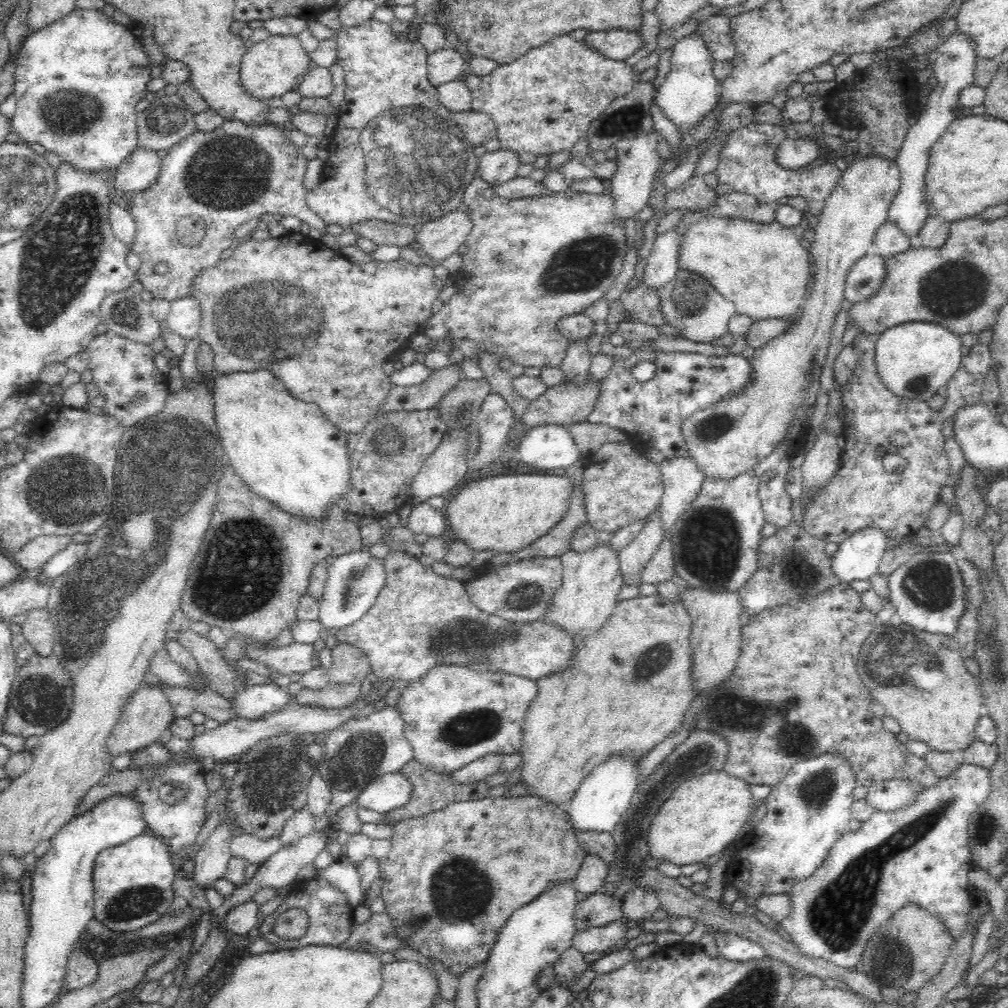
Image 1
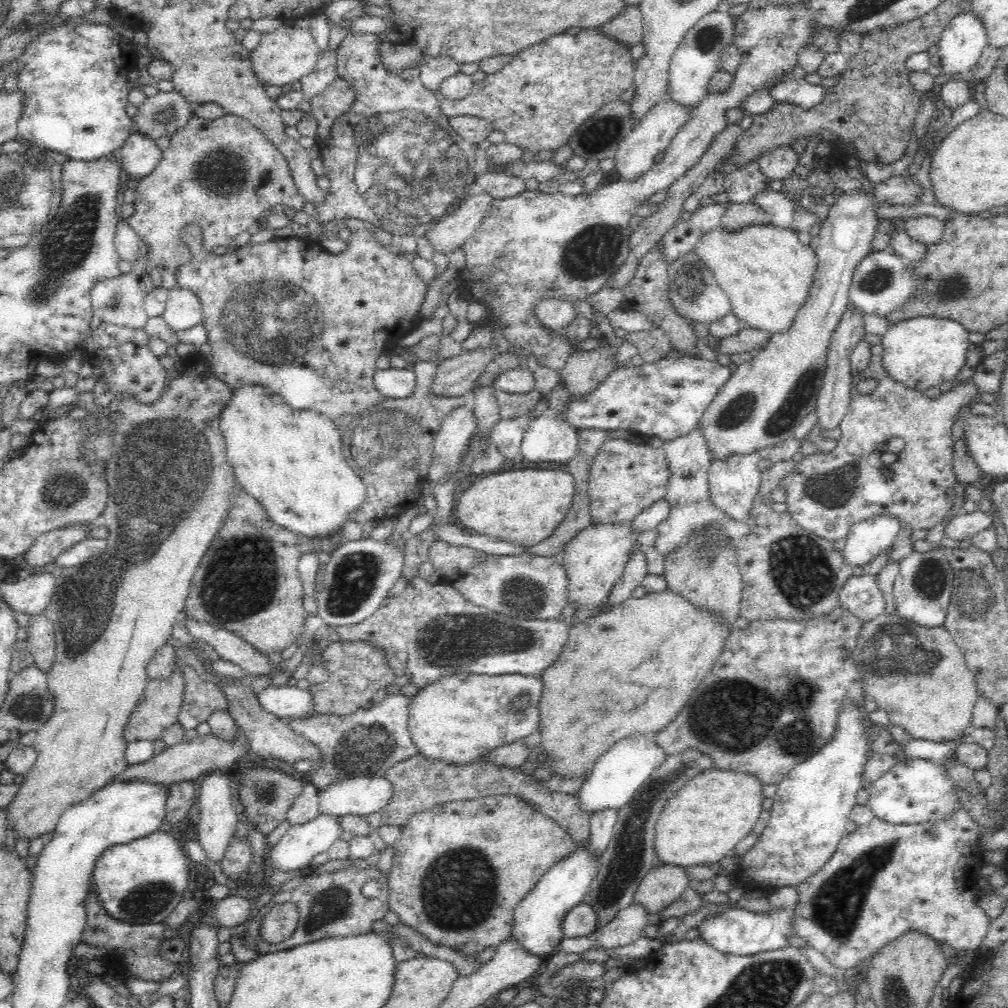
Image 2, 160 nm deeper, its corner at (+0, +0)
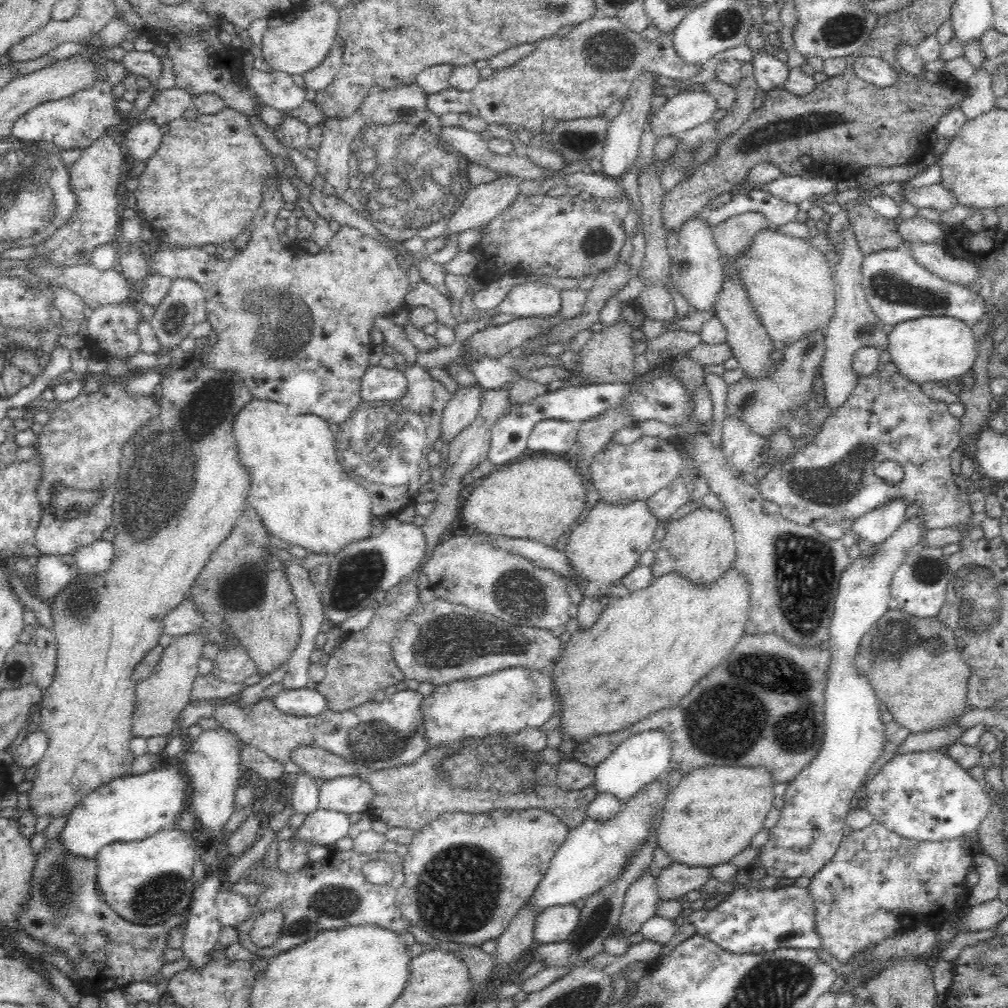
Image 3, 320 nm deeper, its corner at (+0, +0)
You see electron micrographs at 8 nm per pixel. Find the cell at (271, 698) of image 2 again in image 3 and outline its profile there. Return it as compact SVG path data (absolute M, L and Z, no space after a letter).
M299 688L284 689L273 699L276 708L282 712L296 716L316 716L328 709L327 698L316 689Z

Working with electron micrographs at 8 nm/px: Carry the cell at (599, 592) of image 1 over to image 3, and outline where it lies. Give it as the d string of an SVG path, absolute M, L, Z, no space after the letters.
M647 499L630 500L624 504L608 504L598 500L585 516L585 520L568 536L565 554L581 580L595 580L600 584L618 583L636 565L643 553L656 546L654 533L660 525L650 510Z

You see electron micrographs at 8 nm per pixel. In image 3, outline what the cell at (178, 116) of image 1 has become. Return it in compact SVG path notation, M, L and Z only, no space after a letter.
M177 86L169 89L162 89L161 93L155 96L155 99L146 109L146 118L154 124L166 124L174 118L182 117L182 112L191 107L191 94L188 94L183 88Z

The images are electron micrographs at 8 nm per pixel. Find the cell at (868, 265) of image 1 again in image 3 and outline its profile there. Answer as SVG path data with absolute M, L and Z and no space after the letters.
M903 248L878 250L862 261L862 287L874 315L883 325L896 325L922 316L948 316L962 320L974 330L988 324L988 307L978 292L946 282L928 272Z

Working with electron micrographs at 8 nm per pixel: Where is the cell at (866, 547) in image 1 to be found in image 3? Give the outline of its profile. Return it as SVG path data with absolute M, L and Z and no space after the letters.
M896 496L886 504L863 514L851 526L855 538L864 538L872 544L884 542L896 530L896 526L900 526L905 519L907 504L908 500L903 496Z

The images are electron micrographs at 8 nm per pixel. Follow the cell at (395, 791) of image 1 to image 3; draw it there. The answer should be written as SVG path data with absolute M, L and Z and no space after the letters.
M342 776L324 781L319 788L317 808L334 810L350 815L354 812L366 813L374 799L370 784L358 776Z

